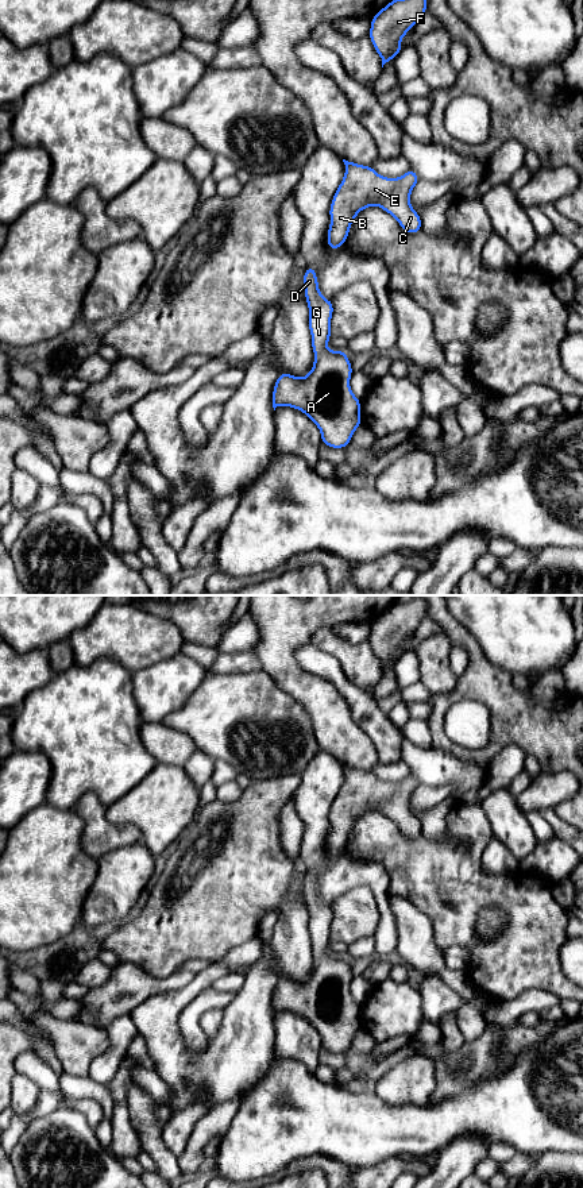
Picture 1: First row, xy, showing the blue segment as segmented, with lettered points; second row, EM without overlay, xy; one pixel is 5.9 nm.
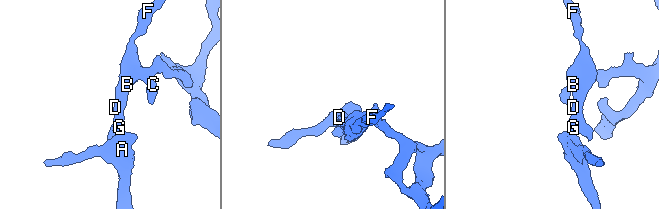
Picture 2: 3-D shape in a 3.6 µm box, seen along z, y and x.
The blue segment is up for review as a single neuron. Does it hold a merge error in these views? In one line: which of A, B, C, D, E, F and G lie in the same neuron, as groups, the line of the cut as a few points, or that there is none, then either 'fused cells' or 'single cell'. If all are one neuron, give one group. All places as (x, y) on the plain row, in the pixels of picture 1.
groups A B C D E F G; cut none; single cell

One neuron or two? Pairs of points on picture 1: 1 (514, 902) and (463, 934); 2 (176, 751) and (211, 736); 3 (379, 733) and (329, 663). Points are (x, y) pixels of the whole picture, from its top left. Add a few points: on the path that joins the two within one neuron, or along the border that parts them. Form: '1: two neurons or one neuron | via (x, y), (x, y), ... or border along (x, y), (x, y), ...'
1: one neuron | via (498, 899), (483, 899), (464, 918)
2: two neurons | border along (166, 725), (185, 732), (196, 748)
3: one neuron | via (371, 716), (339, 681)

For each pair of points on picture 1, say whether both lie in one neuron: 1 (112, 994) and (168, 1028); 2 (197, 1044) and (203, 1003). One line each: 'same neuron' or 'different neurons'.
1: different neurons
2: same neuron

